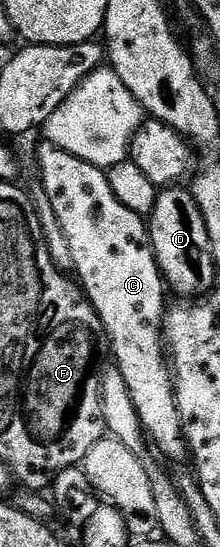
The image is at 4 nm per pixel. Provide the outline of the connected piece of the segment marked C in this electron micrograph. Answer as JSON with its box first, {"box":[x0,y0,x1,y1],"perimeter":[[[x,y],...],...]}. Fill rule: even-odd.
{"box":[37,144,189,462],"perimeter":[[[48,144],[38,148],[37,166],[41,169],[41,186],[45,189],[44,201],[51,204],[63,228],[63,236],[67,236],[76,281],[99,316],[104,337],[109,337],[109,346],[117,357],[114,358],[115,364],[119,372],[123,372],[123,380],[127,380],[127,392],[131,392],[131,404],[135,404],[135,412],[139,412],[142,431],[152,445],[153,442],[157,445],[157,450],[163,457],[170,458],[173,462],[186,461],[189,458],[189,448],[185,445],[185,434],[181,431],[177,395],[167,365],[167,354],[163,349],[162,322],[167,309],[167,287],[157,266],[157,258],[153,255],[146,219],[131,212],[131,208],[123,208],[123,204],[115,200],[109,175],[100,166],[87,164],[63,152],[58,146]]]}

